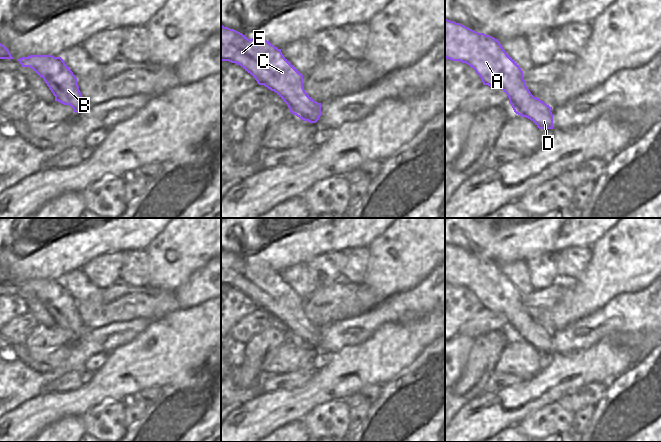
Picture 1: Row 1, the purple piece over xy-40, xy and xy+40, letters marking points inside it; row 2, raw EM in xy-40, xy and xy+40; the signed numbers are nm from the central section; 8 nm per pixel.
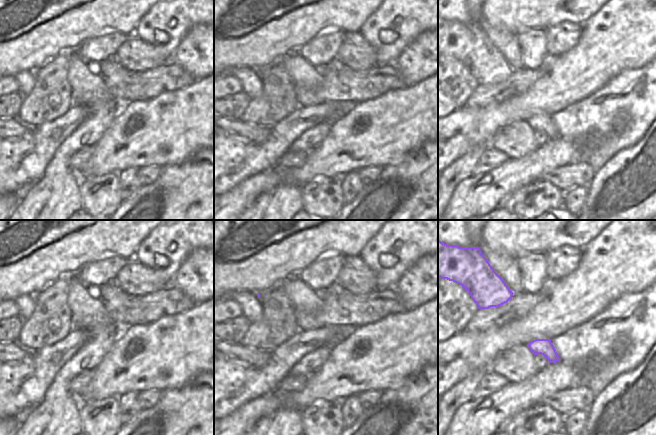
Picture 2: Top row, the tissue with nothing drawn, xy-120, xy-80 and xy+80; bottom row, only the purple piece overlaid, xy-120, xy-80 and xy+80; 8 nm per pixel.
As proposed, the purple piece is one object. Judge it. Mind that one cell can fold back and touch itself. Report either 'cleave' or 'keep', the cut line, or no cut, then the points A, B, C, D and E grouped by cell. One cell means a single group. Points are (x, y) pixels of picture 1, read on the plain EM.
keep; no cut; A B C D E

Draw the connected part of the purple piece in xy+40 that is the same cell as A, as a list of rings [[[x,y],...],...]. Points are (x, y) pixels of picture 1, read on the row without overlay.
[[[445,243],[445,282],[466,287],[475,294],[483,309],[502,313],[516,338],[530,343],[539,353],[553,353],[552,331],[531,318],[523,295],[494,261]]]

